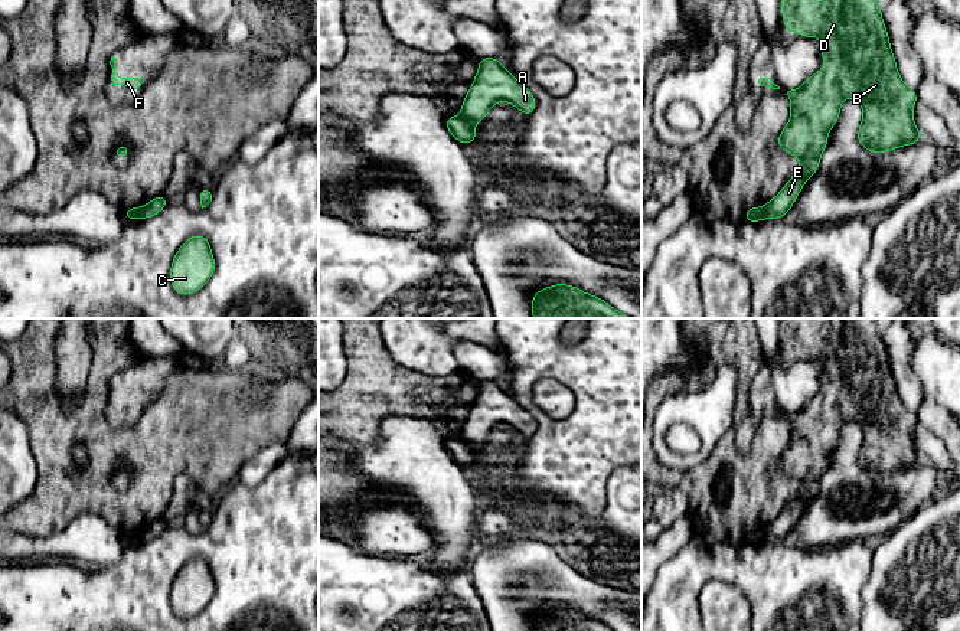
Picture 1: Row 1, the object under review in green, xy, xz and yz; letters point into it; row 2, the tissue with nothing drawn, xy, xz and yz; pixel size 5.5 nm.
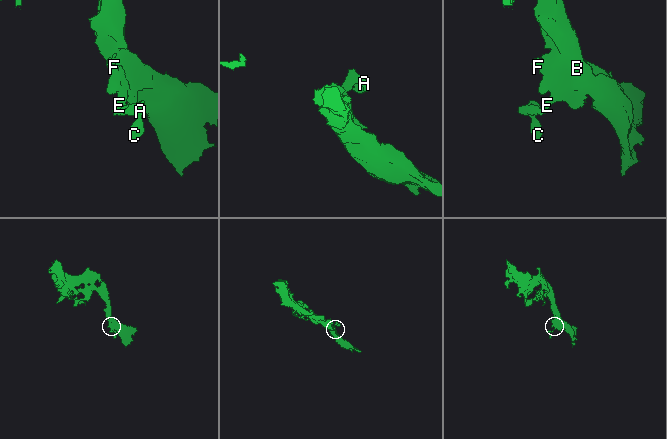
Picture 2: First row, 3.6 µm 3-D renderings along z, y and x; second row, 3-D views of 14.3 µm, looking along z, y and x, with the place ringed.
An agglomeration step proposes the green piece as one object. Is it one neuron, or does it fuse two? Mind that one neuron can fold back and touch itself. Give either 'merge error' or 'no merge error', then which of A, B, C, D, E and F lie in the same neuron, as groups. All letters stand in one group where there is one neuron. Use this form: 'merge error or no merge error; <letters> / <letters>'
merge error; A C / B D E F

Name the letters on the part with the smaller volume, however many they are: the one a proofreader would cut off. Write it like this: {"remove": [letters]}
{"remove": ["A", "C"]}

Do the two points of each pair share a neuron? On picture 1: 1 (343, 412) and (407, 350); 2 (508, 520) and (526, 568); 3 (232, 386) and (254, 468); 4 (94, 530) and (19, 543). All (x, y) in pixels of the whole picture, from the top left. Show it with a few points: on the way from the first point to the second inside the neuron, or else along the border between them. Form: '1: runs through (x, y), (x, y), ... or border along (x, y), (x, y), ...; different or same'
1: border along (378, 333), (384, 347), (398, 363), (425, 375); different
2: border along (506, 538), (500, 540); different
3: border along (281, 441), (255, 453), (234, 480); different
4: runs through (75, 540), (51, 549), (38, 549); same

